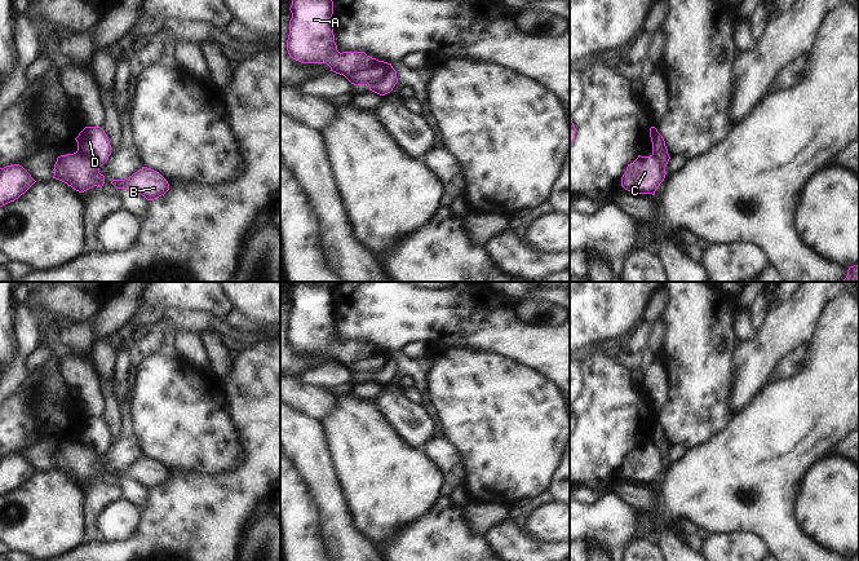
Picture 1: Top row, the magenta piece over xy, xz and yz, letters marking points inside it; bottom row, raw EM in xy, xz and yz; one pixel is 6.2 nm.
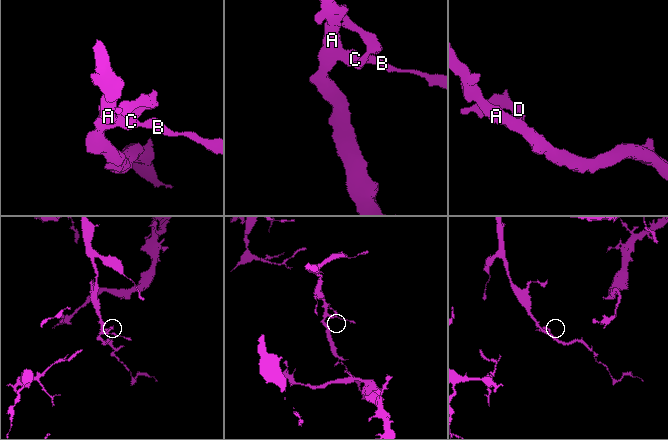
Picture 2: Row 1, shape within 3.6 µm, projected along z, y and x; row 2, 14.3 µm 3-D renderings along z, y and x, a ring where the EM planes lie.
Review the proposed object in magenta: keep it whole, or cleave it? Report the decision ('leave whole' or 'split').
split

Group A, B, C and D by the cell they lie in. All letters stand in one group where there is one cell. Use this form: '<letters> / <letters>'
A B C / D

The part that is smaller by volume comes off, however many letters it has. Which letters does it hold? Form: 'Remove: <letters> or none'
Remove: D

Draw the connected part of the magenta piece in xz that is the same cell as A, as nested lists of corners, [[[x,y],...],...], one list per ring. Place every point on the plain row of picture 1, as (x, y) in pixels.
[[[295,282],[289,297],[289,346],[301,353],[327,353],[331,361],[344,365],[354,375],[367,375],[382,367],[388,352],[364,341],[337,340],[333,324],[333,291],[311,282]]]

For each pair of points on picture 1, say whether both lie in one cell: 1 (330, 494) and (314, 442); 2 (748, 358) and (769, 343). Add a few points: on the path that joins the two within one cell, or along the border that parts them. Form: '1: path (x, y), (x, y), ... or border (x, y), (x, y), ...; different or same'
1: path (320, 481), (314, 465), (314, 455); same
2: path (753, 358), (764, 348); same

